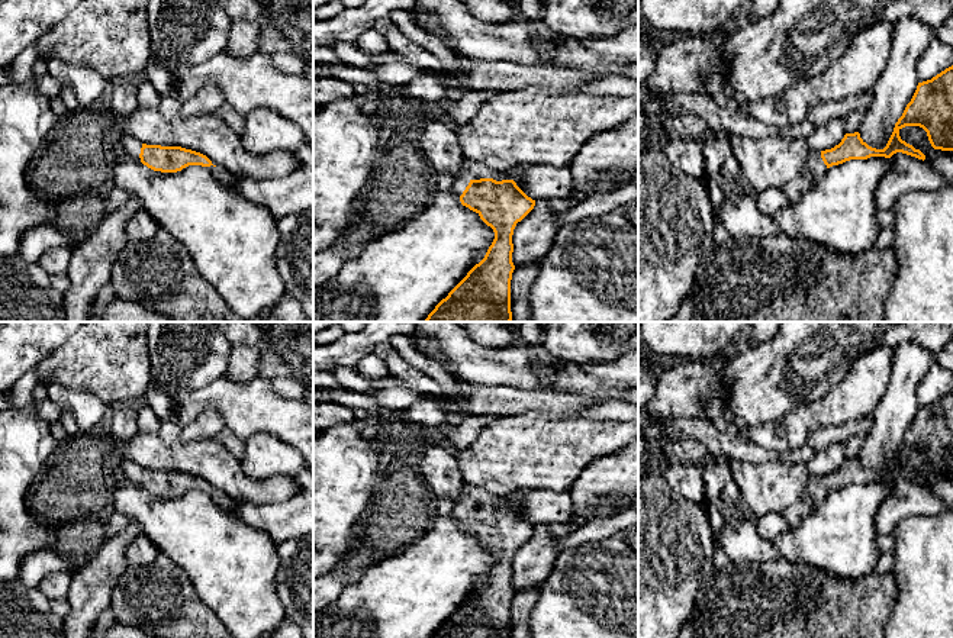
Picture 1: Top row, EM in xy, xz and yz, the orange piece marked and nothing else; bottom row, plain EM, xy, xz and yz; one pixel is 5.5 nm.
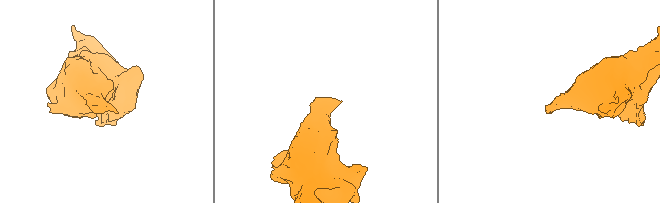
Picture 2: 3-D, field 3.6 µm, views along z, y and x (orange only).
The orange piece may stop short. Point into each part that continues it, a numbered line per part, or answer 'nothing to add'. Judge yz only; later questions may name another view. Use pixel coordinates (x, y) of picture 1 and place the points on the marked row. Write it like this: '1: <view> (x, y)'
1: yz (814, 170)

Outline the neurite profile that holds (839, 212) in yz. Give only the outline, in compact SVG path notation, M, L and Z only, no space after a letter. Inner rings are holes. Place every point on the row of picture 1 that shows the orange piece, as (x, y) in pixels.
M885 157L833 165L796 203L775 213L773 220L780 233L802 236L833 252L866 252L880 231L875 191L891 167Z

